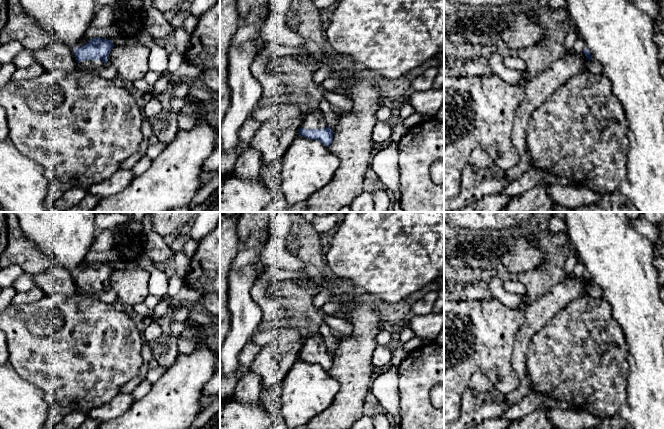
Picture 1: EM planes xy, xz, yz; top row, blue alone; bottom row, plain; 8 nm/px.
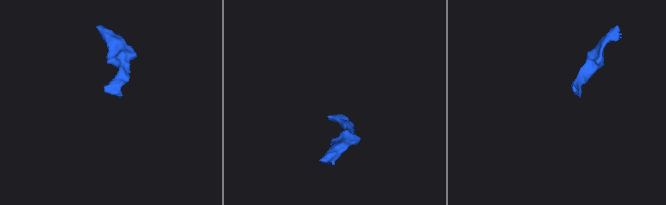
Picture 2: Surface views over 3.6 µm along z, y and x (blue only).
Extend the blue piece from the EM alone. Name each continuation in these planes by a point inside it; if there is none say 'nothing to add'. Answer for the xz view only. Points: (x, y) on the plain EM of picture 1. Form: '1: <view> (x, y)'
1: xz (313, 344)

